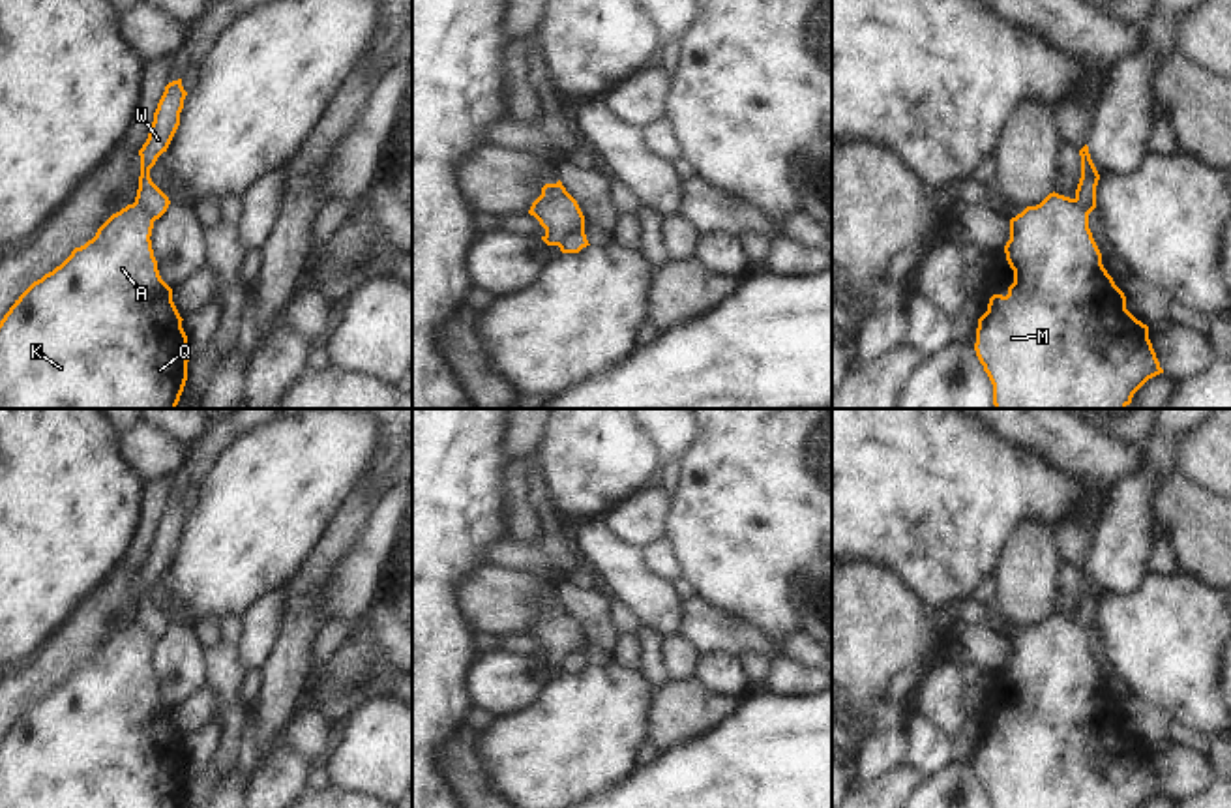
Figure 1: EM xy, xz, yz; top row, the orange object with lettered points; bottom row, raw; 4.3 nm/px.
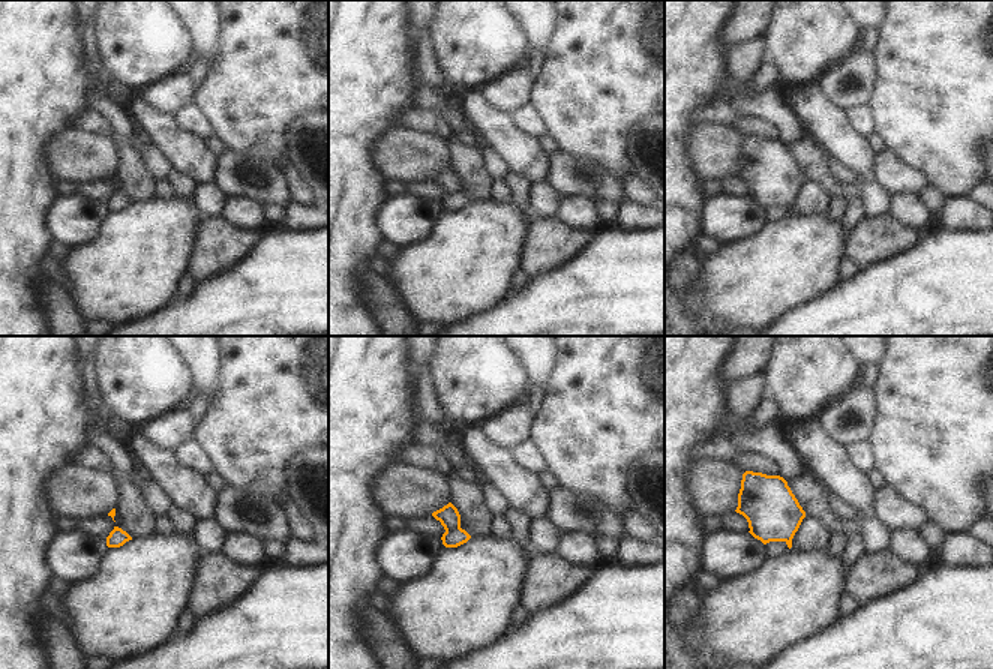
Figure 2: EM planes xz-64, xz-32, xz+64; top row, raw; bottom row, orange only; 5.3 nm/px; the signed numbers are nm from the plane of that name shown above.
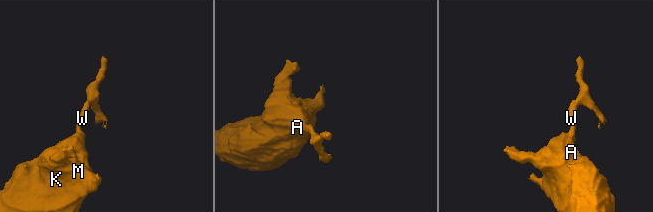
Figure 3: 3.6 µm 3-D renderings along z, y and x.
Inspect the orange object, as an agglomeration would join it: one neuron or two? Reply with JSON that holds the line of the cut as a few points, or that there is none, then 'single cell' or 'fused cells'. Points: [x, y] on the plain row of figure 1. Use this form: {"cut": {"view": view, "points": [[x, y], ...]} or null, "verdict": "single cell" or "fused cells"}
{"cut": {"view": "xz", "points": [[583, 649], [570, 651], [557, 664]]}, "verdict": "fused cells"}

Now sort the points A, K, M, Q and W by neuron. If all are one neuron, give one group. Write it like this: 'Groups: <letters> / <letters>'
Groups: A K M Q / W.

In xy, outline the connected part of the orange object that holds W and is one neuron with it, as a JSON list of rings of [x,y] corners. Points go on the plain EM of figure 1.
[[[182,499],[172,501],[165,506],[165,512],[154,532],[154,542],[142,568],[141,576],[141,596],[135,624],[142,628],[152,641],[159,639],[171,621],[169,617],[152,602],[150,589],[156,585],[157,577],[167,572],[178,546],[180,532],[184,529],[184,519],[187,512],[182,506]]]

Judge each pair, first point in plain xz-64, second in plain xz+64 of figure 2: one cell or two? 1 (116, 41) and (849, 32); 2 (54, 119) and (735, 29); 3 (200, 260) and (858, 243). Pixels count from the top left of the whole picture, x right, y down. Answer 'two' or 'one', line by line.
1: one
2: two
3: one

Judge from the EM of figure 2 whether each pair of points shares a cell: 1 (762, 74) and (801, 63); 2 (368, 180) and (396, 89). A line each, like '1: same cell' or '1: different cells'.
1: different cells
2: same cell

